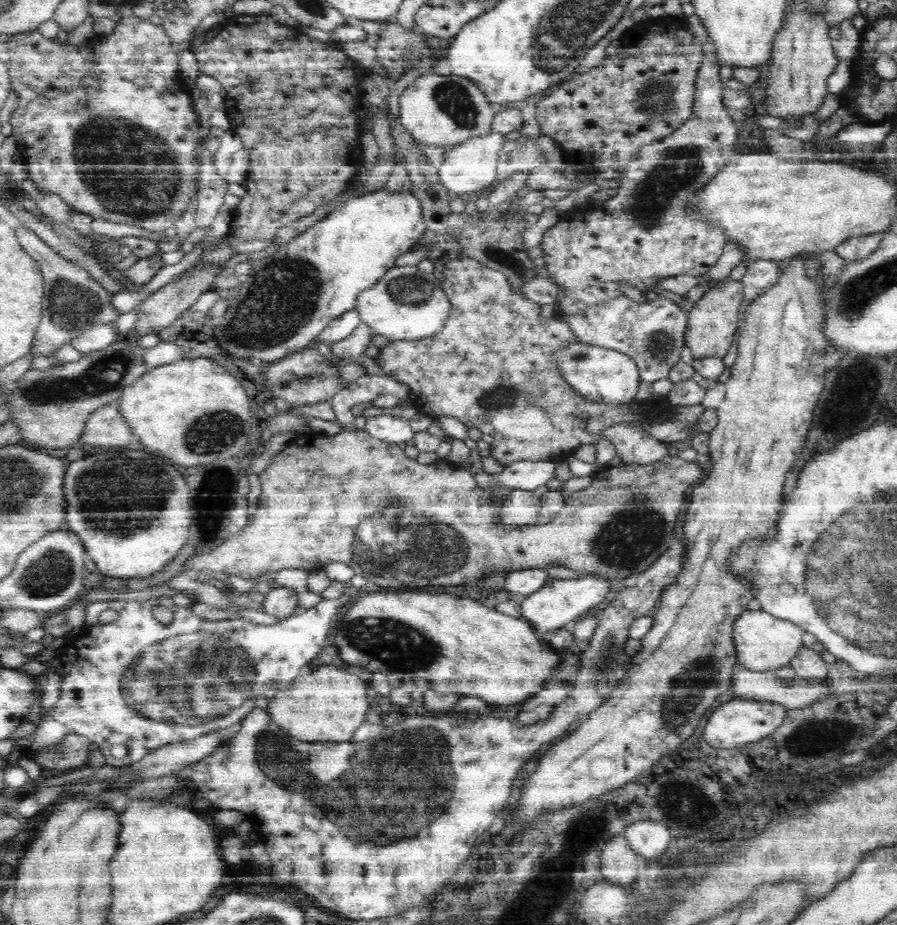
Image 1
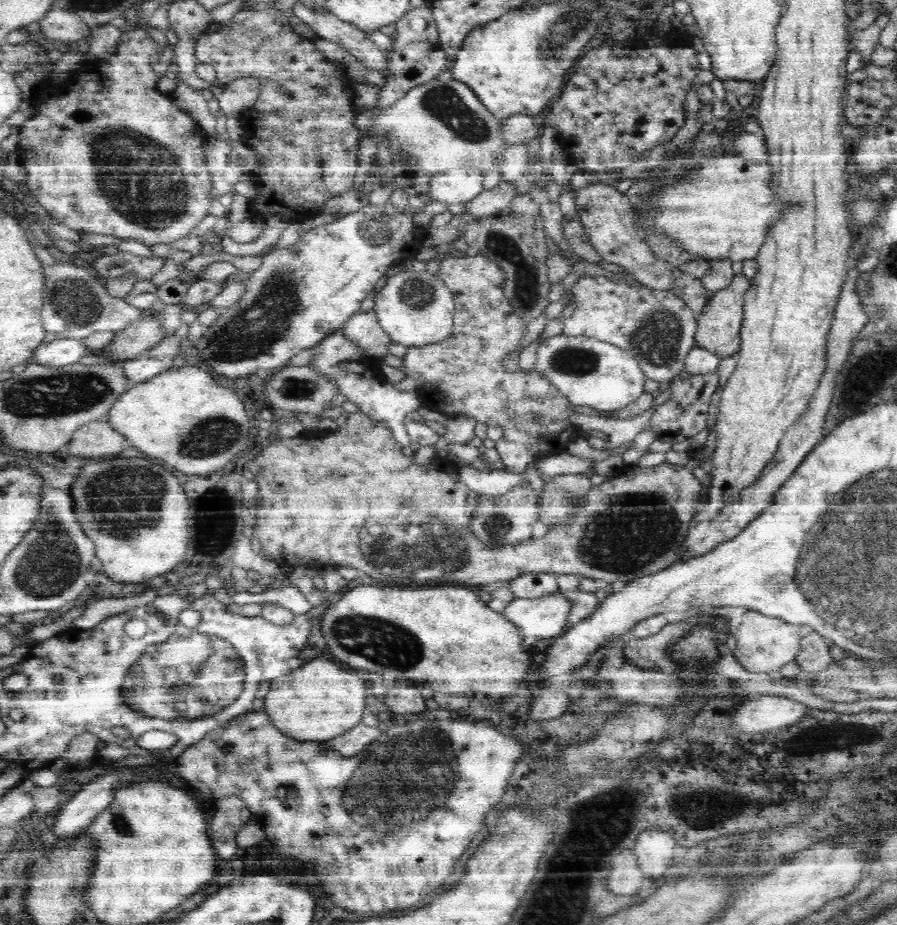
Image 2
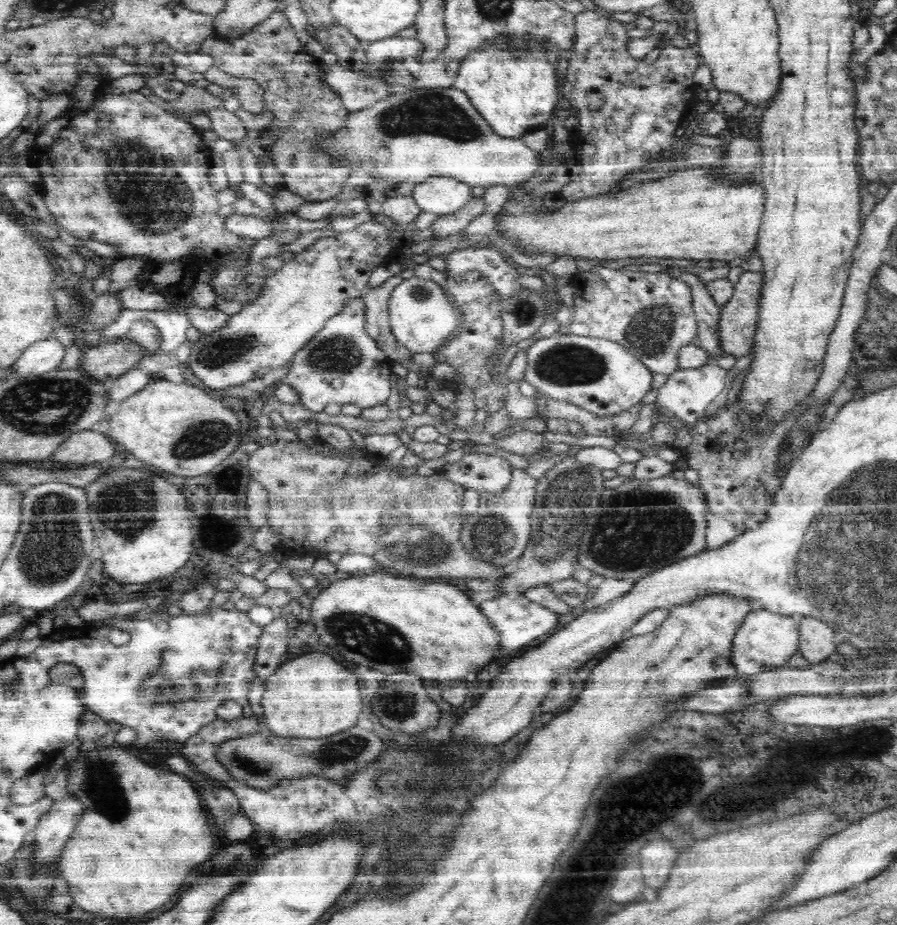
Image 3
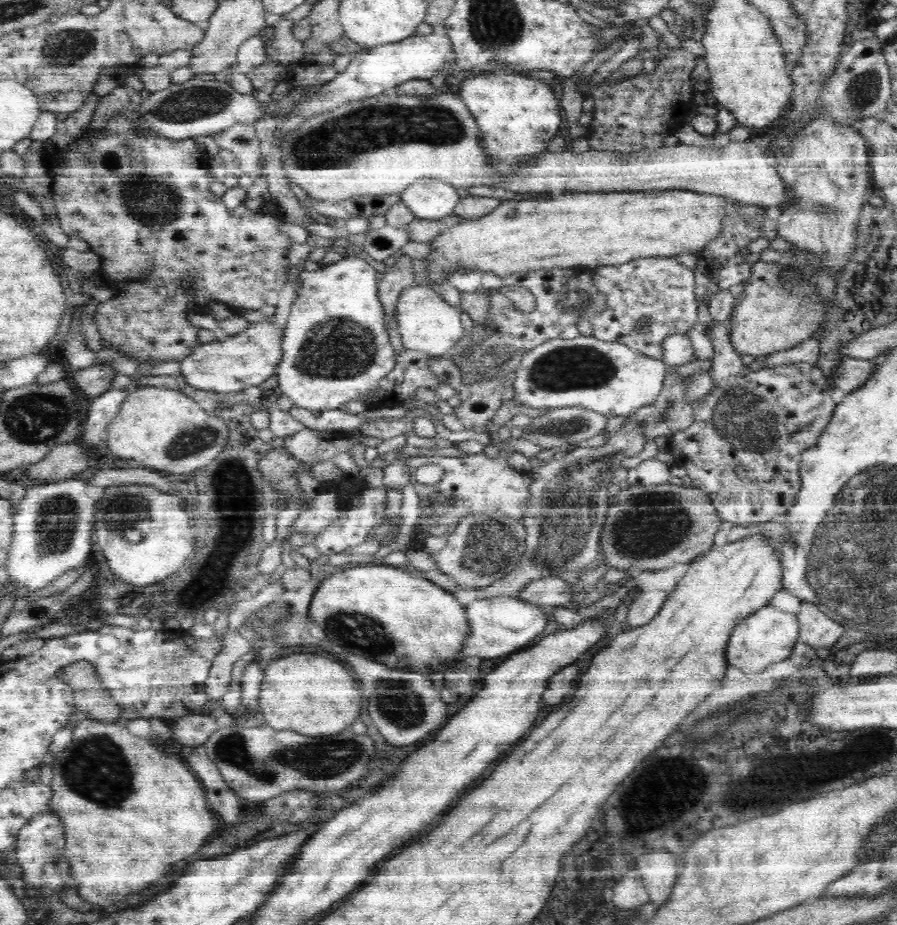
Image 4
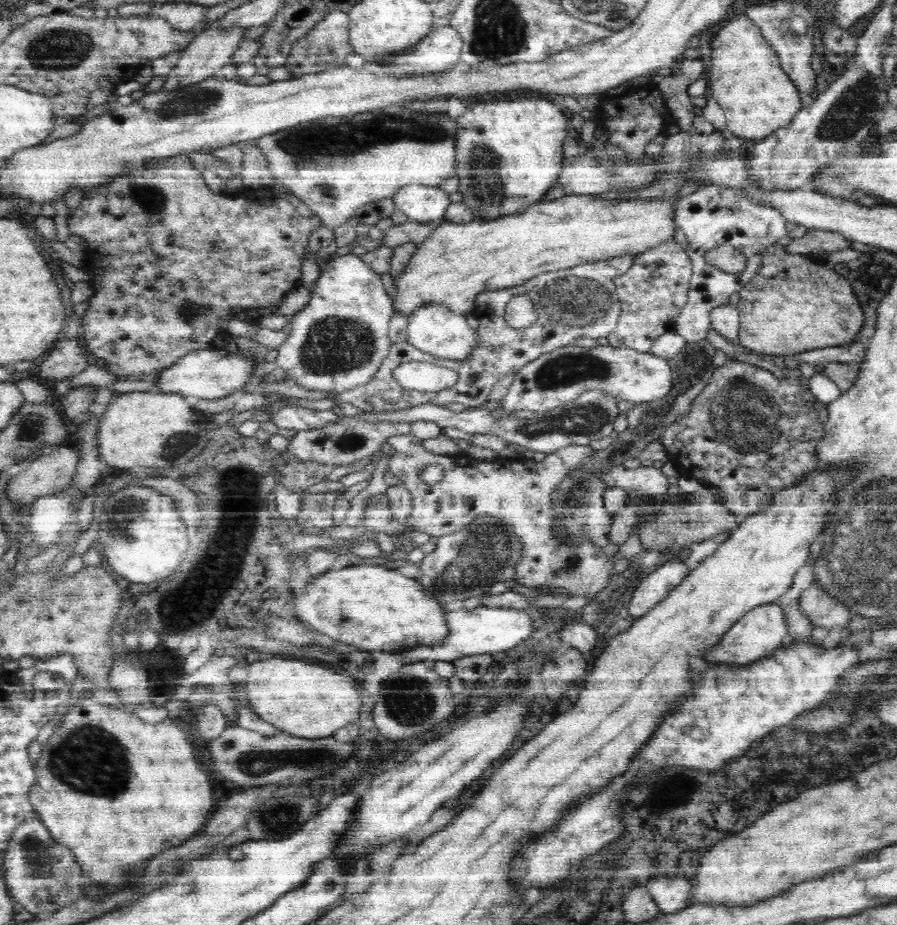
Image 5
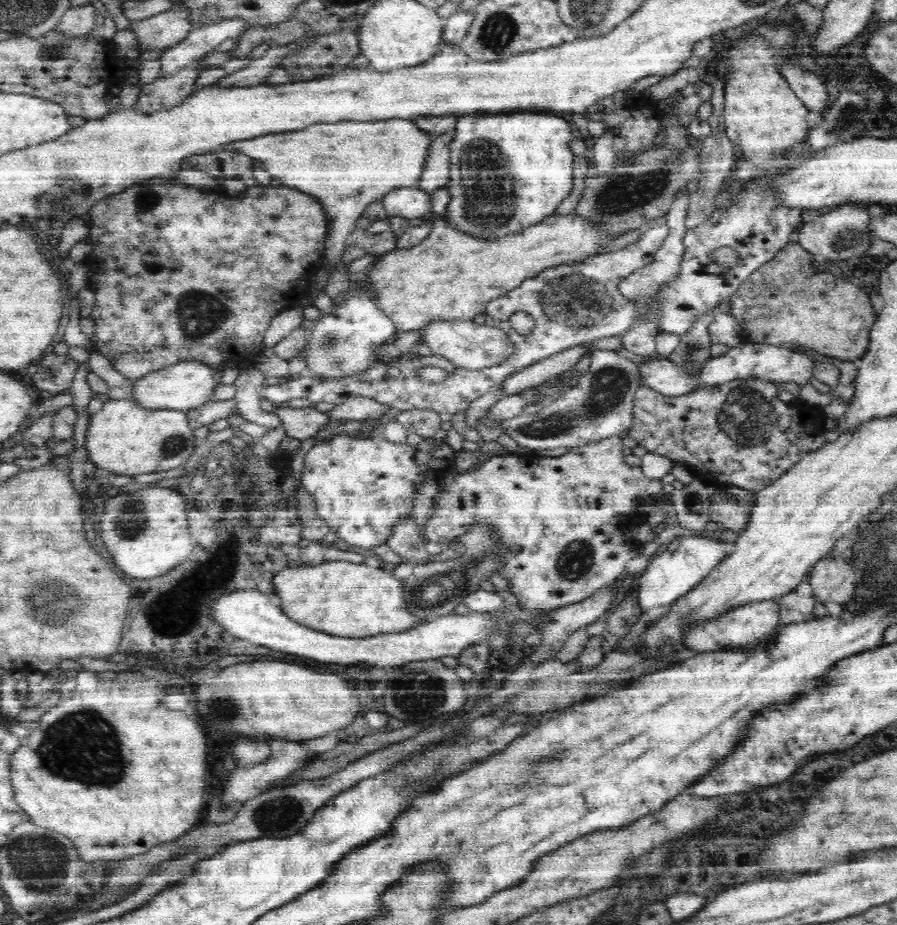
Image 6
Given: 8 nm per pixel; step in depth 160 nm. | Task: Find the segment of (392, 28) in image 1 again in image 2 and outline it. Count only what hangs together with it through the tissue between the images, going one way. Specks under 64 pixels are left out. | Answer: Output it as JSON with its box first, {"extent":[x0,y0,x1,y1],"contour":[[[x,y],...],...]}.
{"extent":[375,4,451,108],"contour":[[[428,4],[410,9],[408,14],[400,18],[396,25],[396,36],[392,37],[394,46],[388,51],[388,70],[386,70],[386,82],[381,86],[380,94],[376,99],[375,108],[392,106],[399,98],[402,98],[413,86],[426,84],[439,78],[446,70],[451,60],[442,50],[437,25],[432,15],[432,8]]]}

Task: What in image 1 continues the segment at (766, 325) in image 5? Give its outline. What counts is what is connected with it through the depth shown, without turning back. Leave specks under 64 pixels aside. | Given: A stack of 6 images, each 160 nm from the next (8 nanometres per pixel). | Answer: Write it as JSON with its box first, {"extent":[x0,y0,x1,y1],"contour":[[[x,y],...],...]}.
{"extent":[685,279,744,358],"contour":[[[726,279],[718,282],[689,309],[685,346],[696,358],[720,357],[730,350],[738,326],[739,306],[744,304],[744,287],[741,281]]]}

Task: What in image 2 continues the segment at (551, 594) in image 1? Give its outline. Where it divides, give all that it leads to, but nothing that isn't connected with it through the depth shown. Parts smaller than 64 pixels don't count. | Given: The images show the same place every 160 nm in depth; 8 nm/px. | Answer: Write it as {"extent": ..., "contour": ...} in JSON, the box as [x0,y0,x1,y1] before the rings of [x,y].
{"extent":[501,592,573,640],"contour":[[[563,592],[554,595],[544,598],[515,598],[501,613],[520,629],[522,640],[530,636],[557,636],[567,628],[573,604]]]}

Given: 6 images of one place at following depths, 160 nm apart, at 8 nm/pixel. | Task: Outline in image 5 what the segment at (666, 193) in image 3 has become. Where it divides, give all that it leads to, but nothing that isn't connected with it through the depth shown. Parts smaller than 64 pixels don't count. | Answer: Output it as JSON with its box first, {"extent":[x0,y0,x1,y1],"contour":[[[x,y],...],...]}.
{"extent":[392,194,677,316],"contour":[[[565,194],[551,201],[539,202],[540,206],[528,205],[528,210],[522,209],[512,218],[500,217],[500,222],[445,220],[419,244],[420,248],[409,259],[408,266],[393,279],[397,288],[397,297],[392,302],[394,313],[411,316],[422,305],[436,304],[462,315],[462,312],[470,312],[477,305],[474,300],[482,292],[507,289],[549,271],[616,258],[622,254],[639,255],[660,246],[662,242],[674,240],[676,198],[677,195],[666,200],[622,200],[608,204],[596,195]]]}

